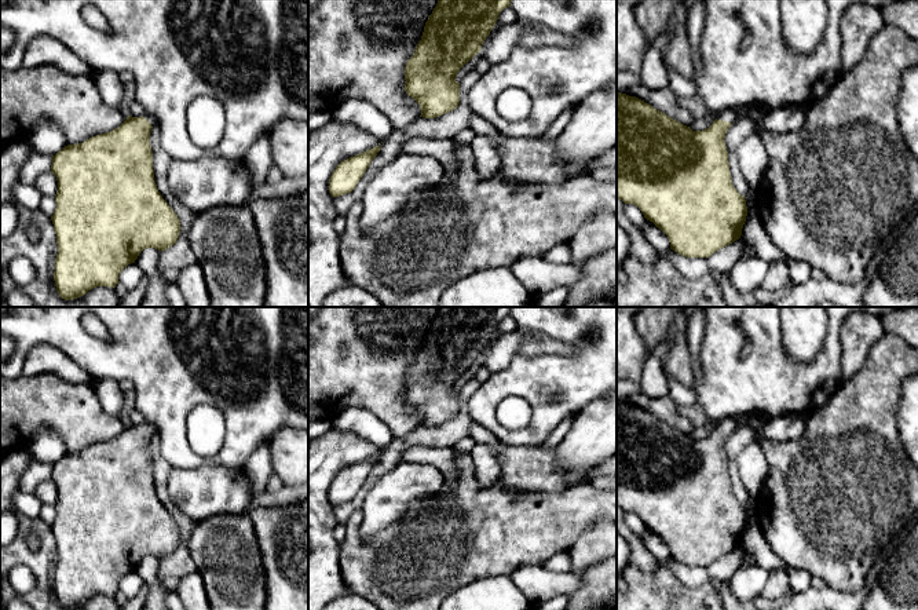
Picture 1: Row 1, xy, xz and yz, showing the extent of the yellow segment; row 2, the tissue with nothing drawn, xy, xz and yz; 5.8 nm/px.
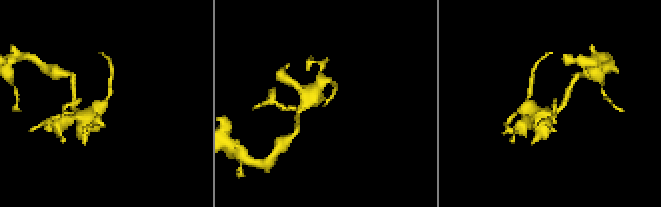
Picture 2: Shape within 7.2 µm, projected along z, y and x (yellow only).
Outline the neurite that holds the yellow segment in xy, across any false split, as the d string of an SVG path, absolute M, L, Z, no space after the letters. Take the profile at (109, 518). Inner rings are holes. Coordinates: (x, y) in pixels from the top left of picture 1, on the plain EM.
M149 421L142 425L128 424L118 437L83 452L67 453L52 464L51 481L58 489L56 516L51 525L58 552L54 589L62 607L77 607L96 595L114 596L120 591L120 581L135 571L143 558L156 556L161 560L176 552L182 538L180 529L160 503L154 489L149 448L154 434L158 434L158 430Z

